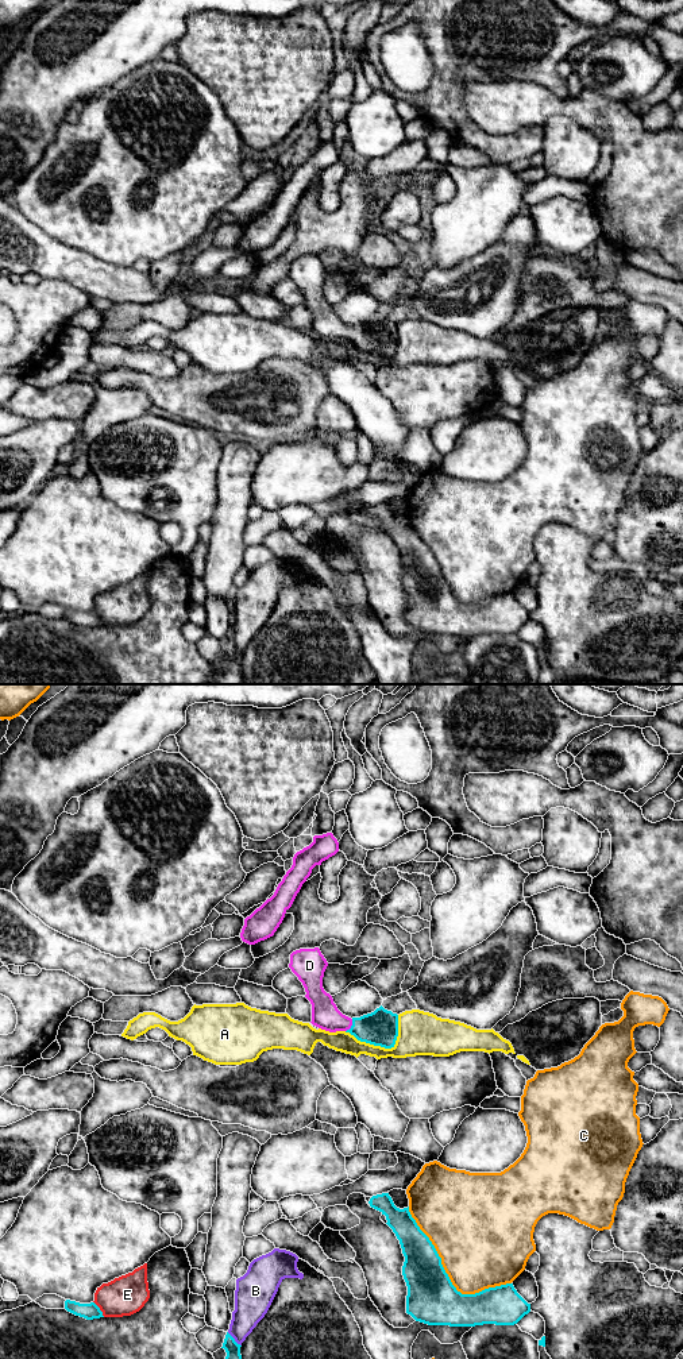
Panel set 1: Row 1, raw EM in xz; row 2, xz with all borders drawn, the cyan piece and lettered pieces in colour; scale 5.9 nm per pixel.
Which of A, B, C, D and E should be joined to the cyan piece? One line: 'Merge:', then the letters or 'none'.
Merge: D

